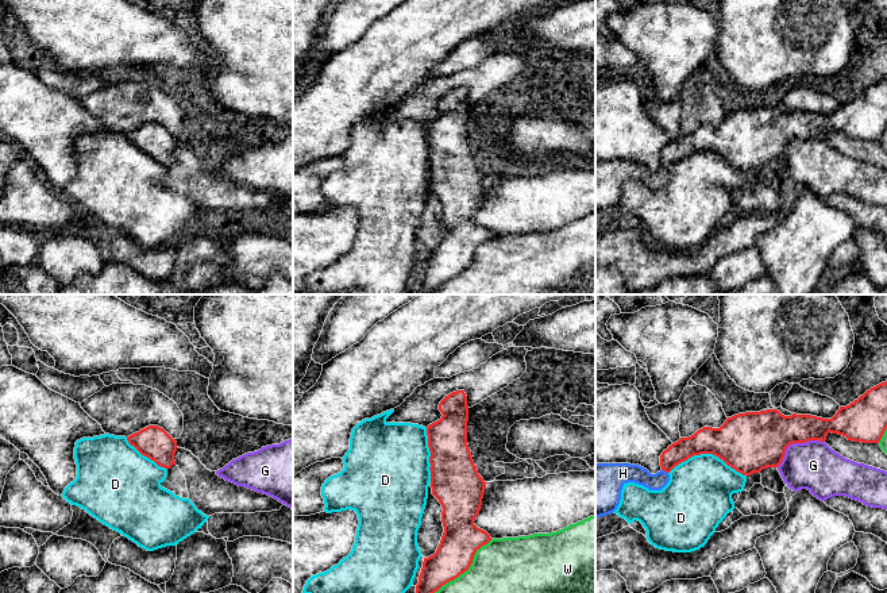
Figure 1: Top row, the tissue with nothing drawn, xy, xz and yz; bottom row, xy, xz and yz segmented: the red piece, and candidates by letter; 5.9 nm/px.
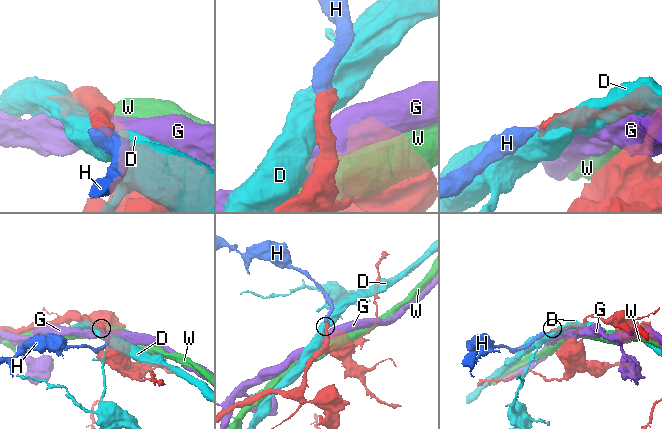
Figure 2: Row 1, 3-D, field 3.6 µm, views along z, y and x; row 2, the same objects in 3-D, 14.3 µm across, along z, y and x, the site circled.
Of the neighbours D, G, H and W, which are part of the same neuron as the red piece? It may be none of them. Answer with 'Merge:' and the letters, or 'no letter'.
Merge: H

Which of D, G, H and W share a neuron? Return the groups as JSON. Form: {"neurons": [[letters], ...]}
{"neurons": [["D"], ["G"], ["H"], ["W"]]}

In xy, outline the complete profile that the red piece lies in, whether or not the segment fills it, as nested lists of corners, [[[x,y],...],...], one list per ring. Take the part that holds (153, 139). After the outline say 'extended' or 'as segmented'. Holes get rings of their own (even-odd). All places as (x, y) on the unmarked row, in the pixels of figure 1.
[[[149,123],[127,134],[127,138],[142,153],[154,158],[158,163],[170,166],[176,162],[177,139],[163,126]]] | as segmented

